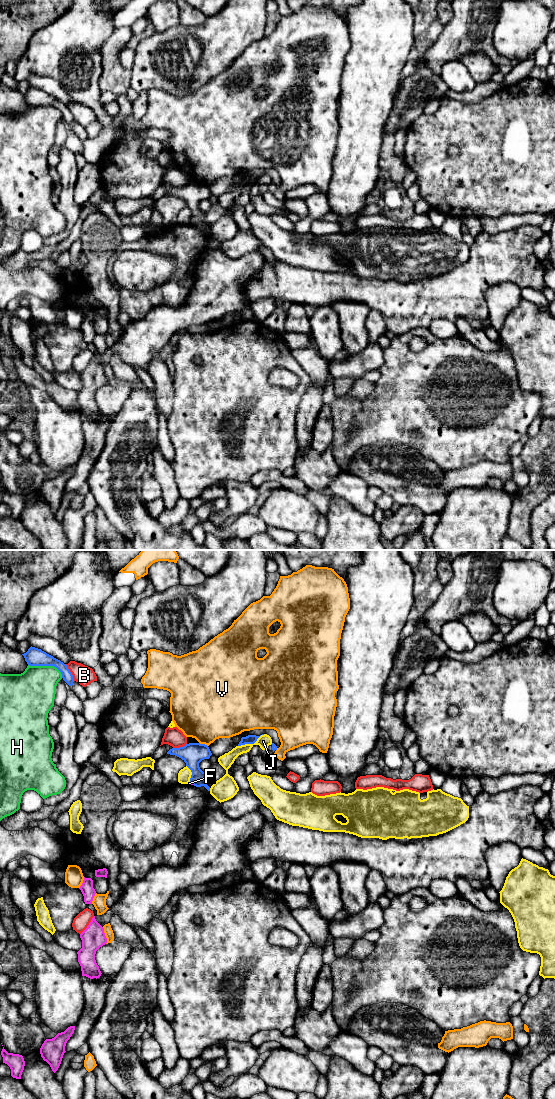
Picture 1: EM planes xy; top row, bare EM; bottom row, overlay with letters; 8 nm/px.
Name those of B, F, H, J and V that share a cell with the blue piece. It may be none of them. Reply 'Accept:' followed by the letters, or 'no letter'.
Accept: no letter

